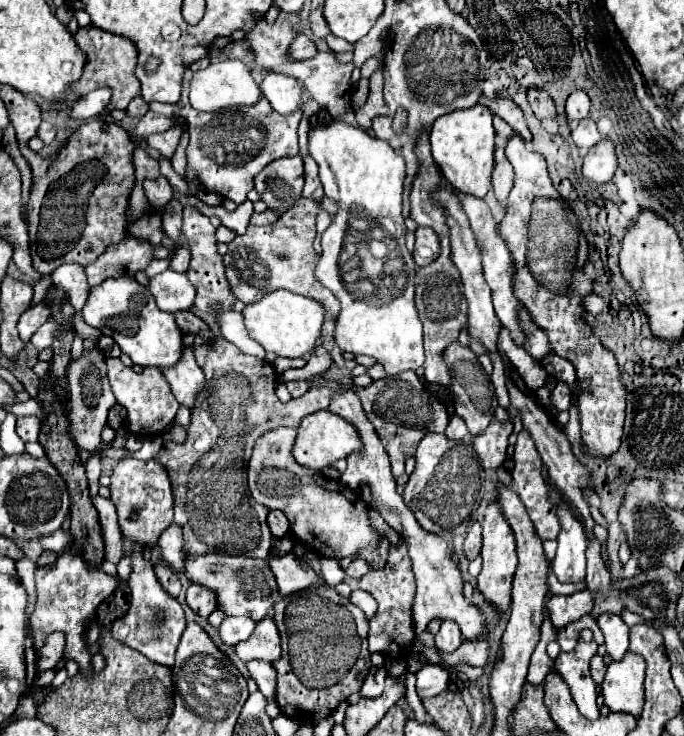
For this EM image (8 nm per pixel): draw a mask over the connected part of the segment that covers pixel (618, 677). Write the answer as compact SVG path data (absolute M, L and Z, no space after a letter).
M627 652L621 662L609 664L603 680L603 702L611 712L629 712L633 716L641 714L643 706L643 678L645 678L645 660L633 652Z

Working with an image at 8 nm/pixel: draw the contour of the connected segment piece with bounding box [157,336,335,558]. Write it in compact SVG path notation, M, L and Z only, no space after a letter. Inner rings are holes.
M217 336L213 342L215 344L205 342L199 348L195 348L195 360L205 374L205 390L197 396L197 402L191 410L187 440L183 444L165 442L157 460L167 468L171 484L173 484L175 522L183 526L187 554L199 556L199 554L209 554L209 552L225 552L225 554L243 554L249 558L267 558L273 546L273 536L267 526L269 512L265 512L263 506L259 506L257 502L253 502L253 498L249 498L249 488L247 488L247 462L251 456L251 448L261 434L275 430L277 426L297 428L305 416L325 410L335 390L327 386L311 388L307 390L305 396L283 404L275 394L277 374L271 364L261 362L255 356L243 354L235 344L227 342L223 336ZM195 462L197 462L197 500L187 500L187 480Z

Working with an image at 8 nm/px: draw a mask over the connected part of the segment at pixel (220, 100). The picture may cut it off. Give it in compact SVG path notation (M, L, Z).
M213 60L205 70L193 74L189 98L191 106L199 112L213 112L229 106L253 106L259 98L259 86L241 60Z

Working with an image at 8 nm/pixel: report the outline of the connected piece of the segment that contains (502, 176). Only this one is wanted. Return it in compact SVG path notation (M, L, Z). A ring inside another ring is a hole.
M495 148L495 170L493 170L493 190L499 202L503 202L513 188L513 166L509 164L505 150Z

